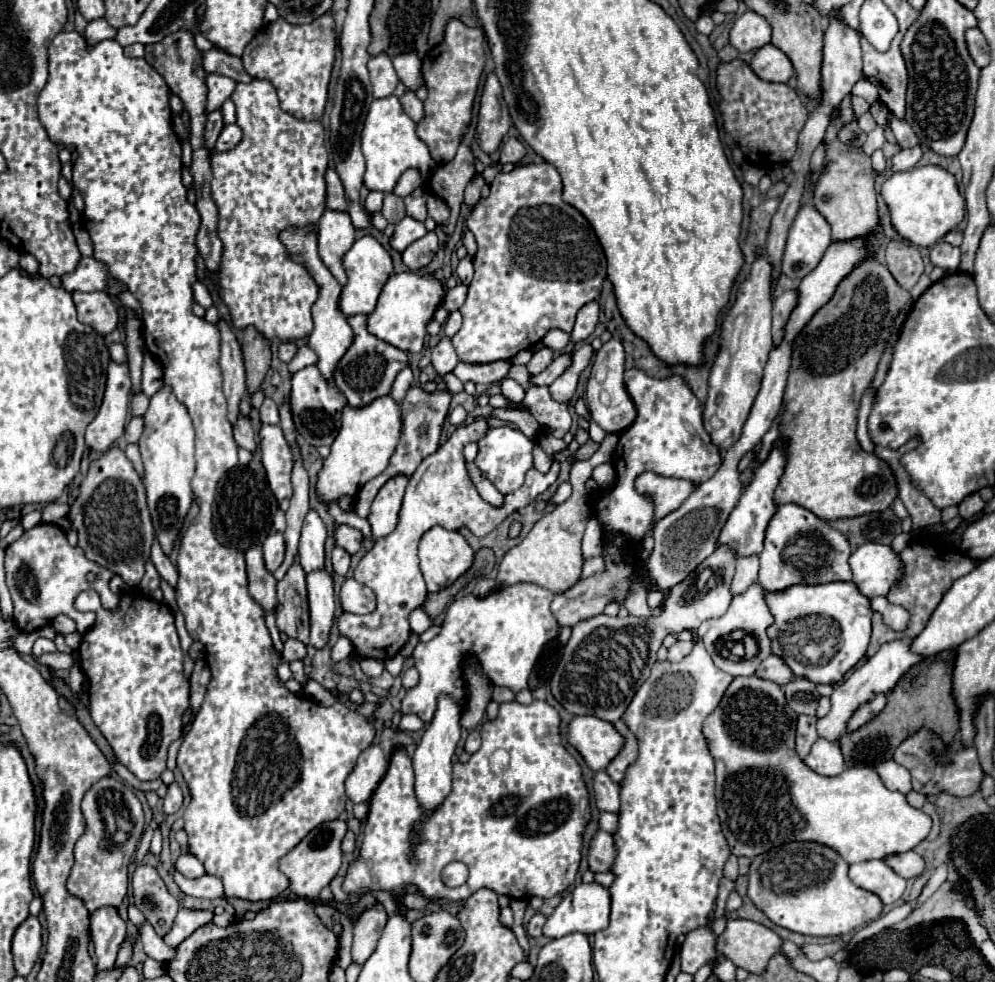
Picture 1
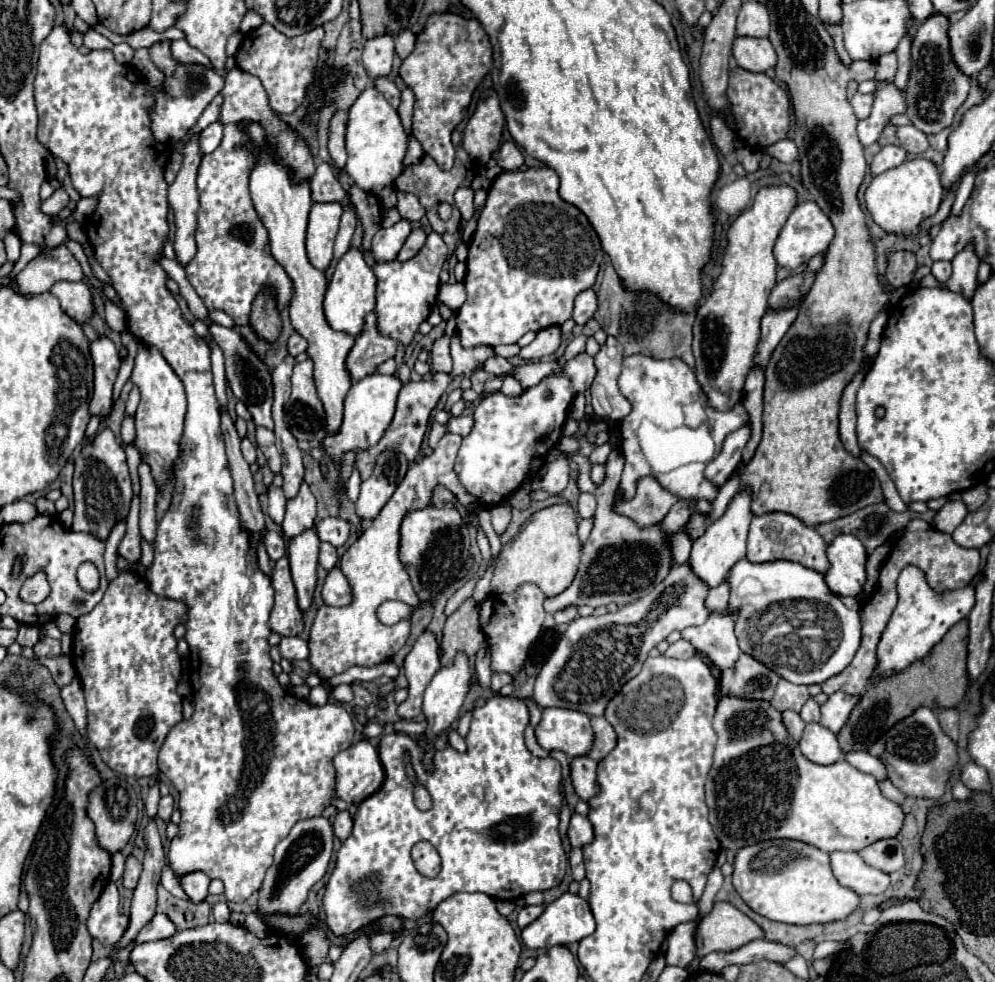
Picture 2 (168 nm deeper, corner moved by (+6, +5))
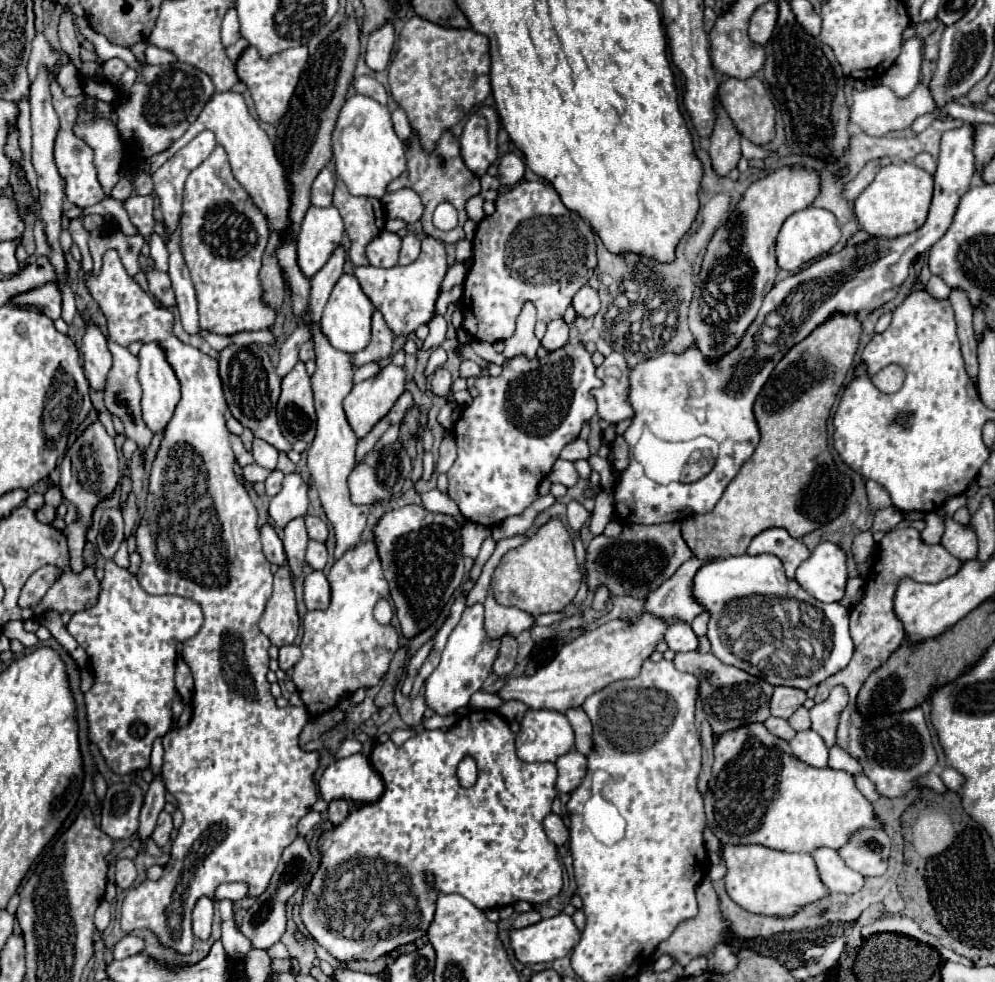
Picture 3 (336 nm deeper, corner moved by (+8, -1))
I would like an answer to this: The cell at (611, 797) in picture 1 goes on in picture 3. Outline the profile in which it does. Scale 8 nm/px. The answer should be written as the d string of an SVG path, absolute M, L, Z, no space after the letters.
M569 751L565 755L561 755L555 765L557 765L557 791L559 793L571 793L581 777L585 775L585 755L581 755L579 751Z

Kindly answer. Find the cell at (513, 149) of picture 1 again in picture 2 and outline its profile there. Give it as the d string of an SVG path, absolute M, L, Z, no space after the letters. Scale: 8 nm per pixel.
M505 141L501 145L501 149L497 151L497 165L505 171L515 171L523 165L523 155L521 155L521 149L517 147L517 143L513 141Z

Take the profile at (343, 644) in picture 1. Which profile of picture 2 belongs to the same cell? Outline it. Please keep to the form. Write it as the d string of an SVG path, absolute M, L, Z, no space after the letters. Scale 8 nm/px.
M281 637L279 649L281 649L281 655L285 659L289 659L289 661L297 661L297 659L307 659L309 657L309 645L301 637Z

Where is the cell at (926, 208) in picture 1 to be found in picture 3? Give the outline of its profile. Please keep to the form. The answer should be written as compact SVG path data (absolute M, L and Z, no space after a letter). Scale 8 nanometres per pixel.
M891 163L883 167L873 179L873 183L855 199L853 211L857 223L865 233L879 237L897 237L913 233L917 231L917 227L921 227L921 223L925 223L931 195L933 195L933 177L927 171L911 163L901 165Z

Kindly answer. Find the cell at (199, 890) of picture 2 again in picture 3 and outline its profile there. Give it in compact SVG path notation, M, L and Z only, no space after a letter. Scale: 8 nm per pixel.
M199 899L193 909L193 933L197 939L207 941L211 937L211 925L213 925L213 901L211 899Z

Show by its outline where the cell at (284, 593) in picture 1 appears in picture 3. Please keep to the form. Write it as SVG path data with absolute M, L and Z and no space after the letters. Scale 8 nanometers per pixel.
M287 565L279 567L279 571L275 573L273 595L267 601L267 607L259 619L259 629L277 647L291 645L297 635L299 617L291 585L291 571Z

